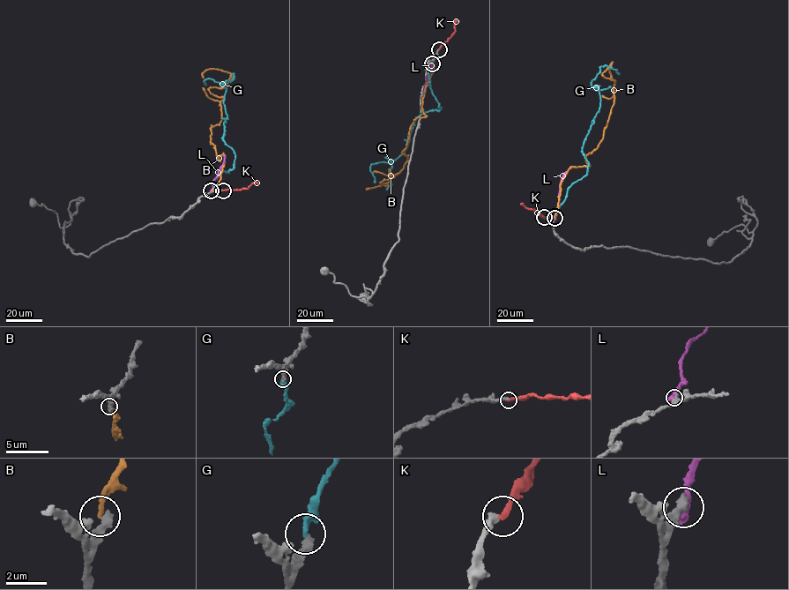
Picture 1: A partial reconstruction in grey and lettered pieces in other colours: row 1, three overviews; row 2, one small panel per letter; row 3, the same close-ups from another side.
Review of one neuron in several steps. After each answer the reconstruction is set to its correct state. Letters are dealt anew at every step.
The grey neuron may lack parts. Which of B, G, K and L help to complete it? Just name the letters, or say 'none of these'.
G

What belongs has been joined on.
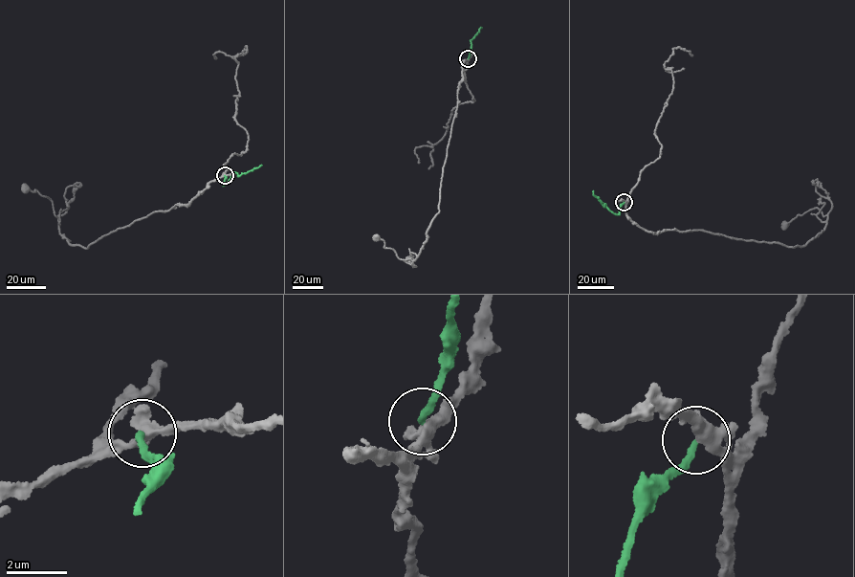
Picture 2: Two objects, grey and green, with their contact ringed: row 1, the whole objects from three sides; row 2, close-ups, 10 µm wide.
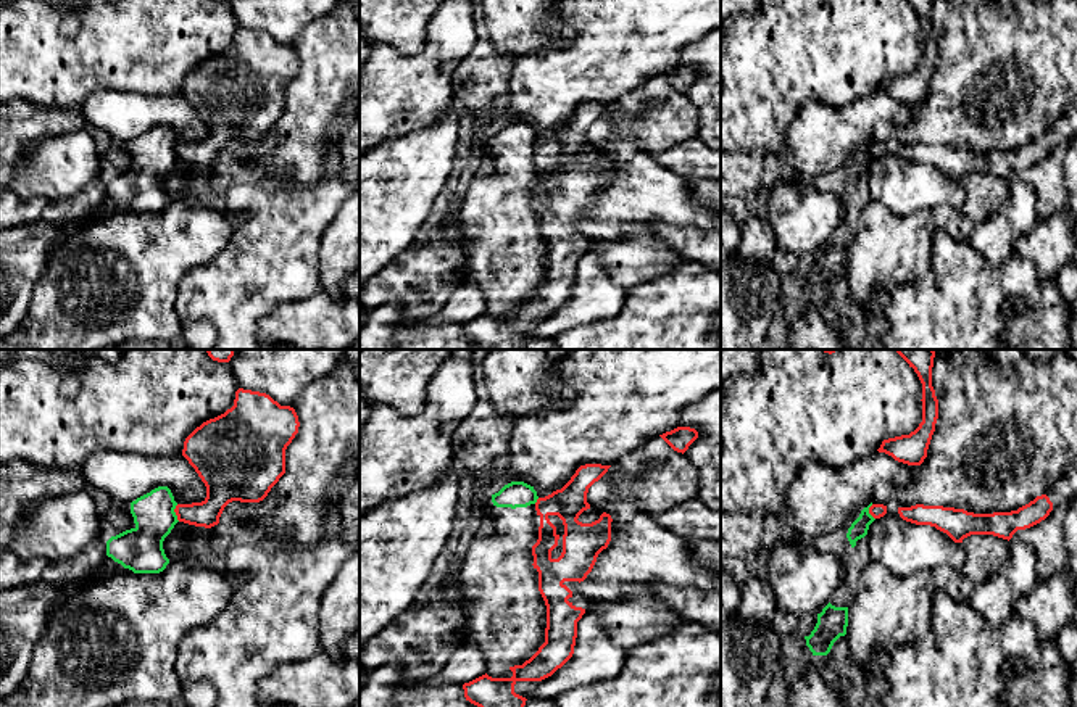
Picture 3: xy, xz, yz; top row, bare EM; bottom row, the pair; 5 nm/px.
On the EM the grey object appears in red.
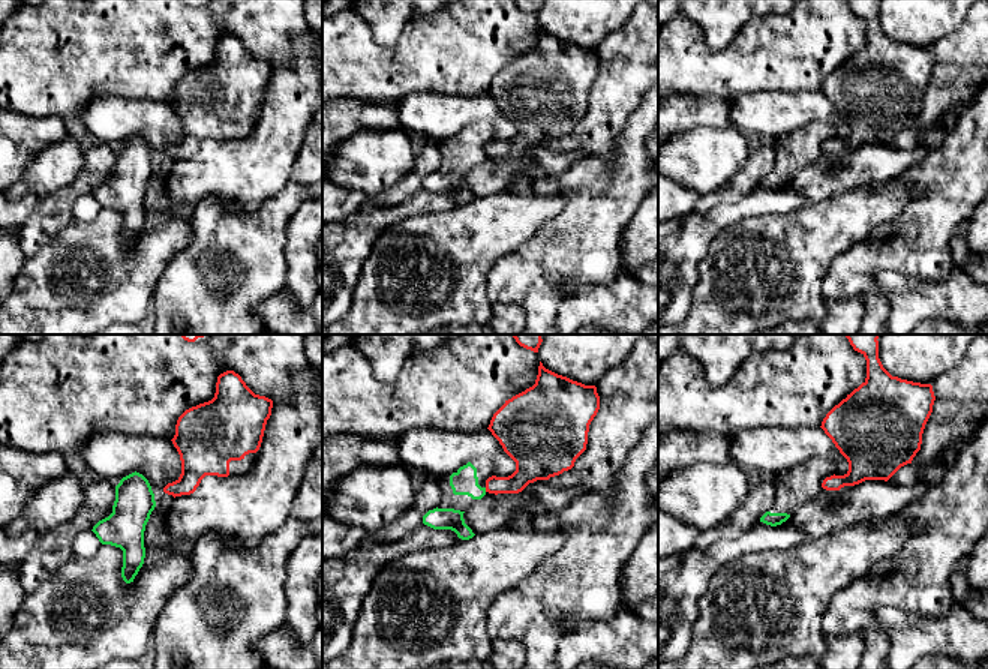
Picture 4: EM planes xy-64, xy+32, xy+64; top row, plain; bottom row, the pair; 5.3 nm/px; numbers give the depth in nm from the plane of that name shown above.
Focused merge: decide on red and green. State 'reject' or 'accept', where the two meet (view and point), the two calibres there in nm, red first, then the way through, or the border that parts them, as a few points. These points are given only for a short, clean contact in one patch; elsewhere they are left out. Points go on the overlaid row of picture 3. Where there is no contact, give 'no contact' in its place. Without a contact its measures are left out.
reject; contact xy (174, 511); calibres 140 and 220 nm; border xy (176, 504), (174, 514), (179, 520)

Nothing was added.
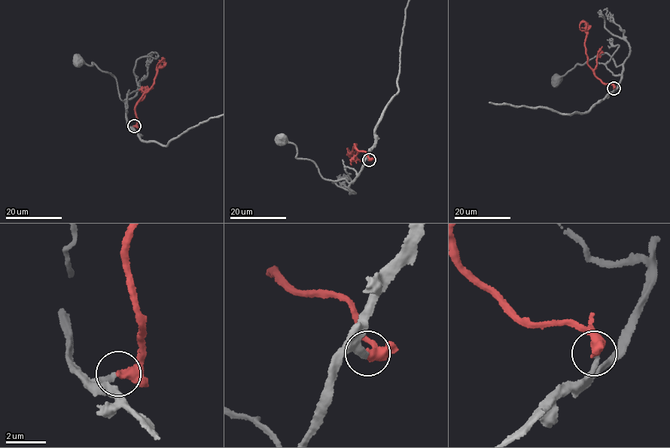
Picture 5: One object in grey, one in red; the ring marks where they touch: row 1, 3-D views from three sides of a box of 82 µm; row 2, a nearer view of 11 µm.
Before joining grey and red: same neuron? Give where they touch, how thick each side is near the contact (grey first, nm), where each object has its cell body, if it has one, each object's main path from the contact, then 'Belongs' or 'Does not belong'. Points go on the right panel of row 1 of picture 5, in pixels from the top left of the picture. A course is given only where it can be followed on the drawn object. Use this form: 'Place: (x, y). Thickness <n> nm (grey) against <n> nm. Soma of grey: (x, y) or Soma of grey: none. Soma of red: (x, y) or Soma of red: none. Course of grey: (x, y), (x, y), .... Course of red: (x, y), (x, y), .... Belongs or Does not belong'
Place: (613, 88). Thickness 280 nm (grey) against 320 nm. Soma of grey: (556, 79). Soma of red: none. Course of grey: (613, 88), (622, 65), (616, 66), (606, 53), (576, 65), (558, 79). Course of red: (613, 88), (613, 85), (602, 82), (588, 65), (585, 44), (586, 25), (581, 20). Belongs

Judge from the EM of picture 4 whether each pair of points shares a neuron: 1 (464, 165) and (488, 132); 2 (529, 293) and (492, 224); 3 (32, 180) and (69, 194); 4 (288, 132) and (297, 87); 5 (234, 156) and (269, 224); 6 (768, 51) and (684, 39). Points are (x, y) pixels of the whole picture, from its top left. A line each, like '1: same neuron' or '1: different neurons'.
1: same neuron
2: different neurons
3: different neurons
4: same neuron
5: different neurons
6: same neuron

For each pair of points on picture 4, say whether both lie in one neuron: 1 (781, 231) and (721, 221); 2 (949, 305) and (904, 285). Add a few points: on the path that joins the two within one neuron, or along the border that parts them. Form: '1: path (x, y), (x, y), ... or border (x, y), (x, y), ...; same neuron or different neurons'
1: border (769, 213), (747, 216), (726, 225), (708, 245); different neurons
2: path (939, 300), (919, 300), (915, 296); same neuron

